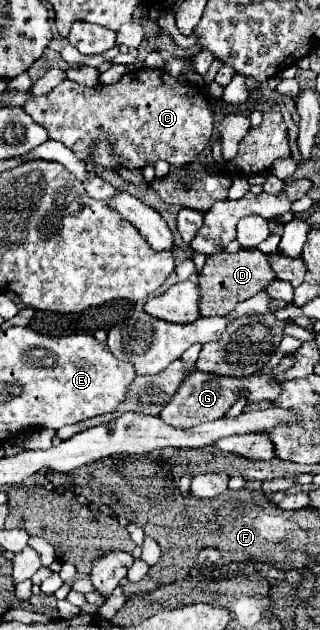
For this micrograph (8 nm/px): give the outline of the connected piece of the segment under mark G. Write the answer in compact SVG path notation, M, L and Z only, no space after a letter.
M294 352L286 354L270 372L264 374L252 374L246 378L228 378L228 376L218 376L218 374L210 374L210 372L200 372L196 370L194 374L188 374L182 382L182 386L178 388L178 394L164 406L162 410L162 418L166 424L174 426L174 428L194 428L202 422L210 422L210 420L218 420L226 414L226 410L240 398L246 396L248 404L256 404L256 402L264 402L264 400L274 400L280 394L278 384L274 384L274 378L282 372L286 372L288 368L294 366Z

